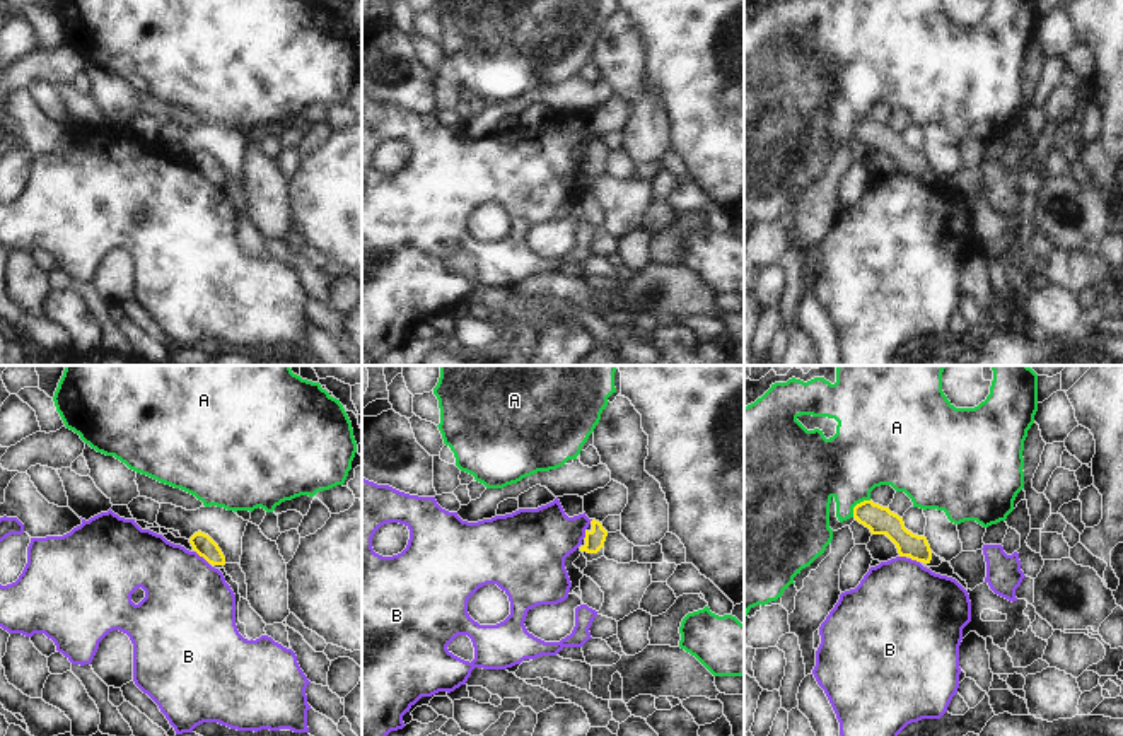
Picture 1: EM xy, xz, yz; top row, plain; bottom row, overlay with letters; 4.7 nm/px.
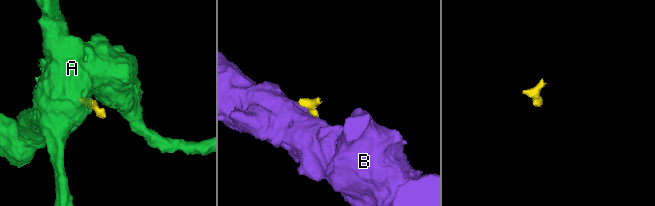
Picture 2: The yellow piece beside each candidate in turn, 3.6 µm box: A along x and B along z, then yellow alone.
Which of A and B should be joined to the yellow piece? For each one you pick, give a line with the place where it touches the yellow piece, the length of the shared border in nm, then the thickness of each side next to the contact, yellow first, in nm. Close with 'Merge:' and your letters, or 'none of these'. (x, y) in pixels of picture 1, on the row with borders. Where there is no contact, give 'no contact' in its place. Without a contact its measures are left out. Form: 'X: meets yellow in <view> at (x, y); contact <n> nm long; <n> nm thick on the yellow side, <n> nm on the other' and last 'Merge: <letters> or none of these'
Merge: none of these

